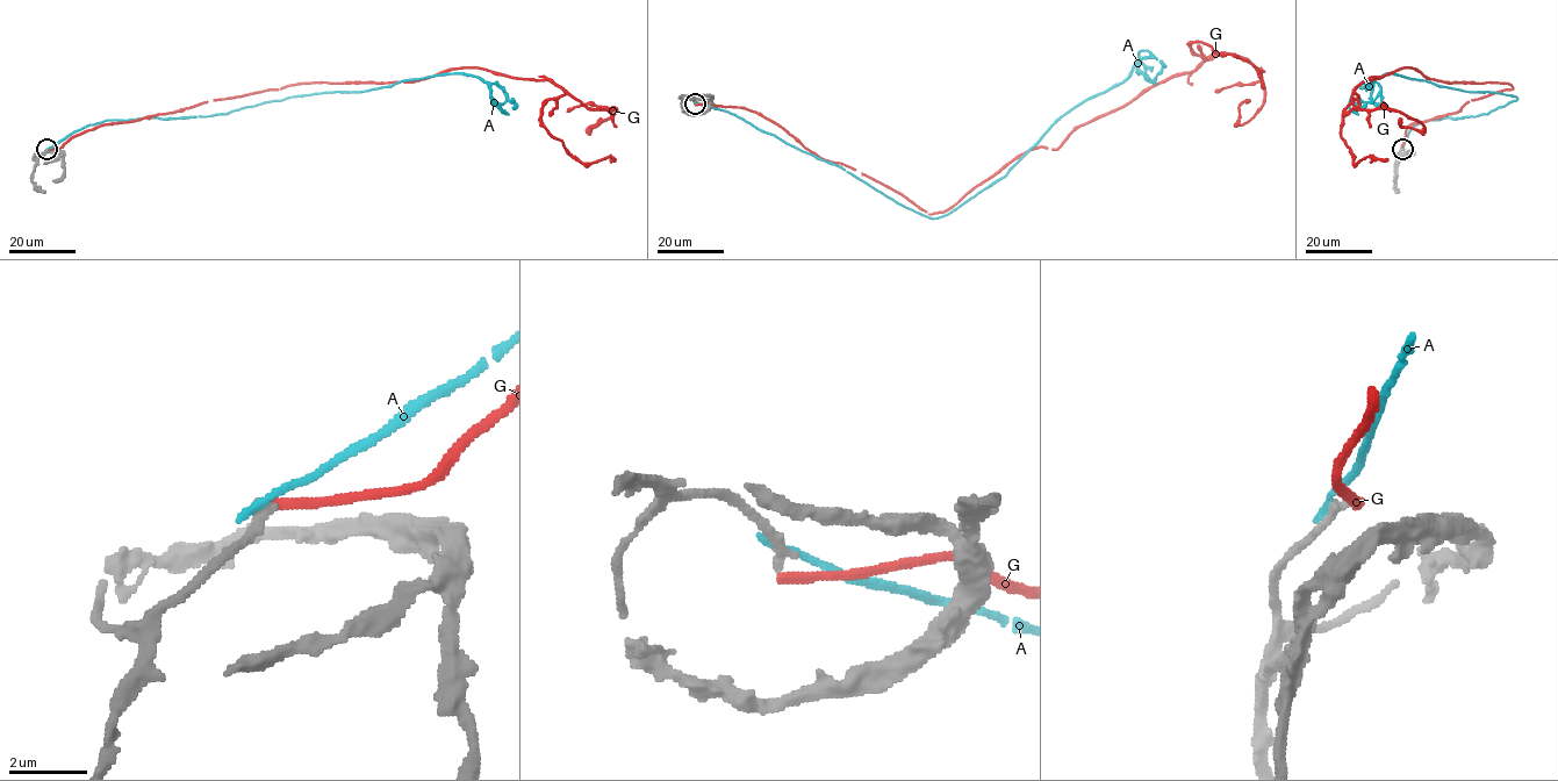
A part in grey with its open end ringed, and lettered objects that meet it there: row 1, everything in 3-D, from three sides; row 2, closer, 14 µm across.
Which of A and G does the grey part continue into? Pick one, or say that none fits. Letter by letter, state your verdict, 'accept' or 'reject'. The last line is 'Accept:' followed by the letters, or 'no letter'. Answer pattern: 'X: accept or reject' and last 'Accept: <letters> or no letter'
A: reject
G: reject
Accept: no letter

